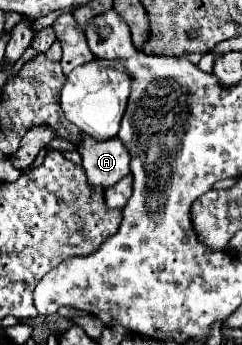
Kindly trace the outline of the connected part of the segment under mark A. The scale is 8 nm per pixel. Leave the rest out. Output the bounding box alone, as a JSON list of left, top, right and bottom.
[77,136,129,188]

